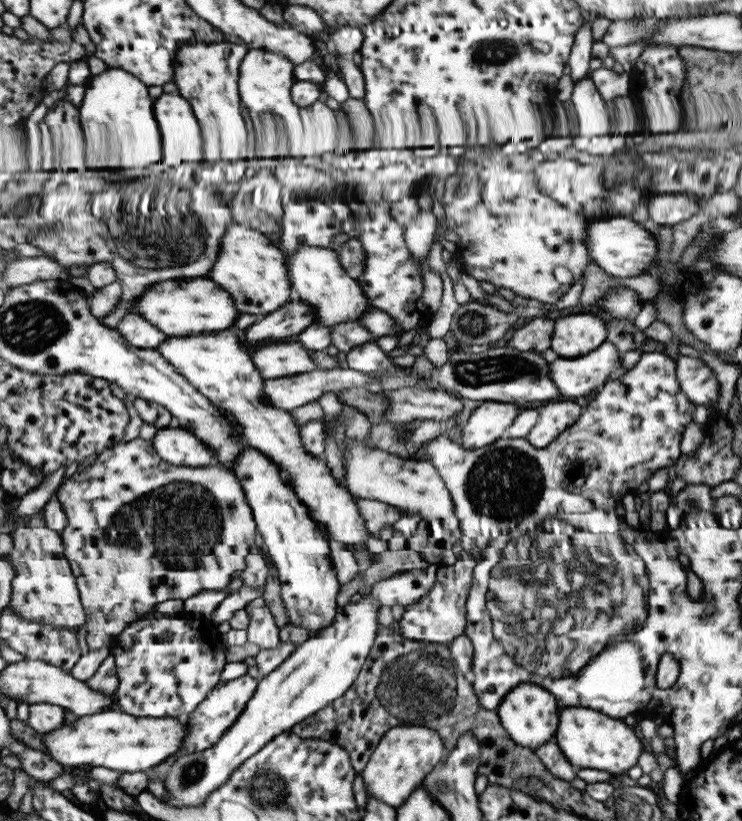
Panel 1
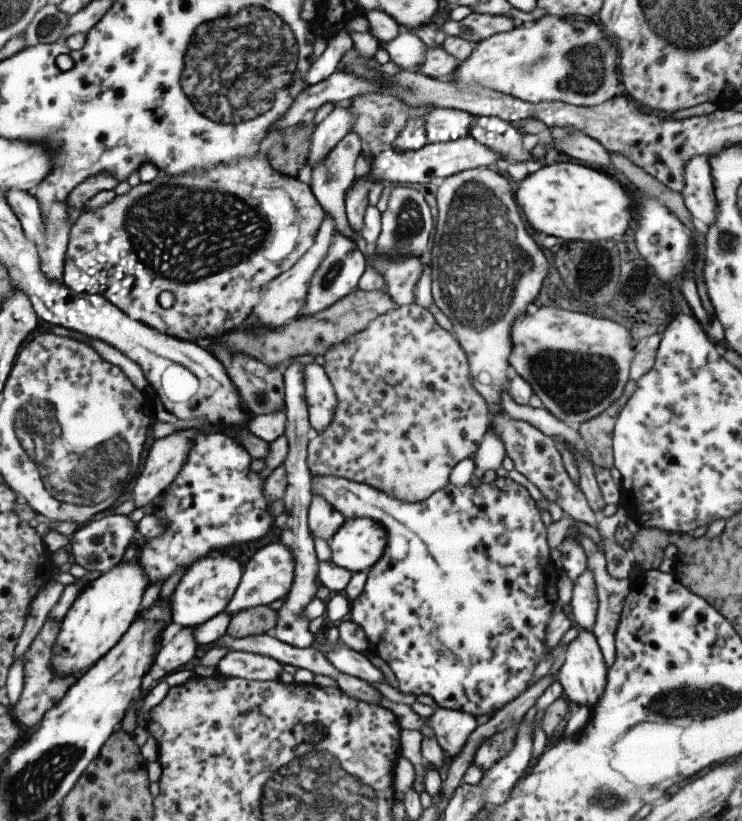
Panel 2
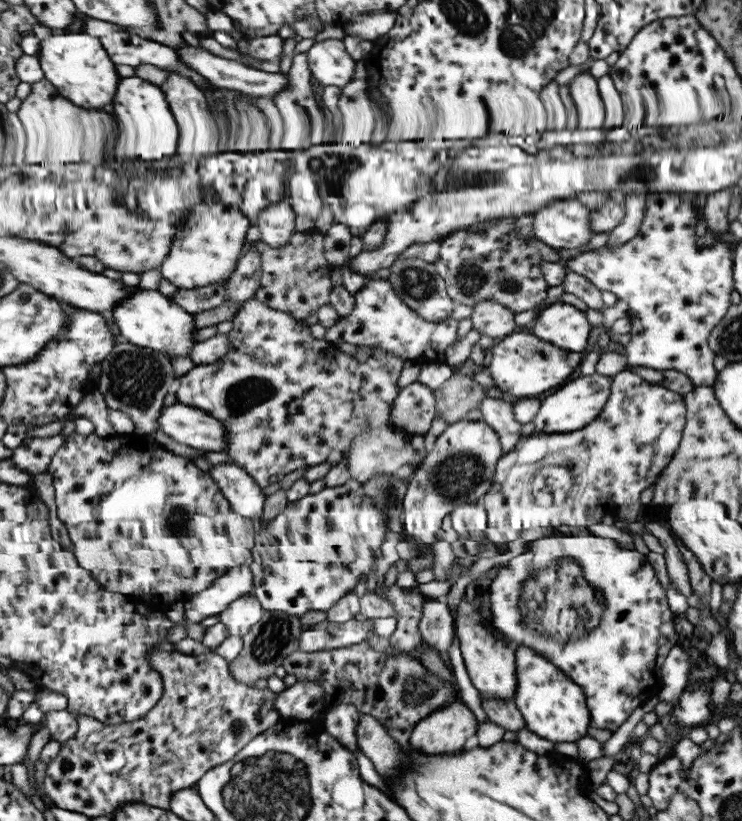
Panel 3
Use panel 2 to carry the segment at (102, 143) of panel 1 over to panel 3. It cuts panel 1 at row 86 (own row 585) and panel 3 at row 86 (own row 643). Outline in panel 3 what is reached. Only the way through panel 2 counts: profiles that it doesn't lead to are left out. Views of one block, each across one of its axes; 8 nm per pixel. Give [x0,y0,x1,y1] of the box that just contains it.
[35,31,120,111]

